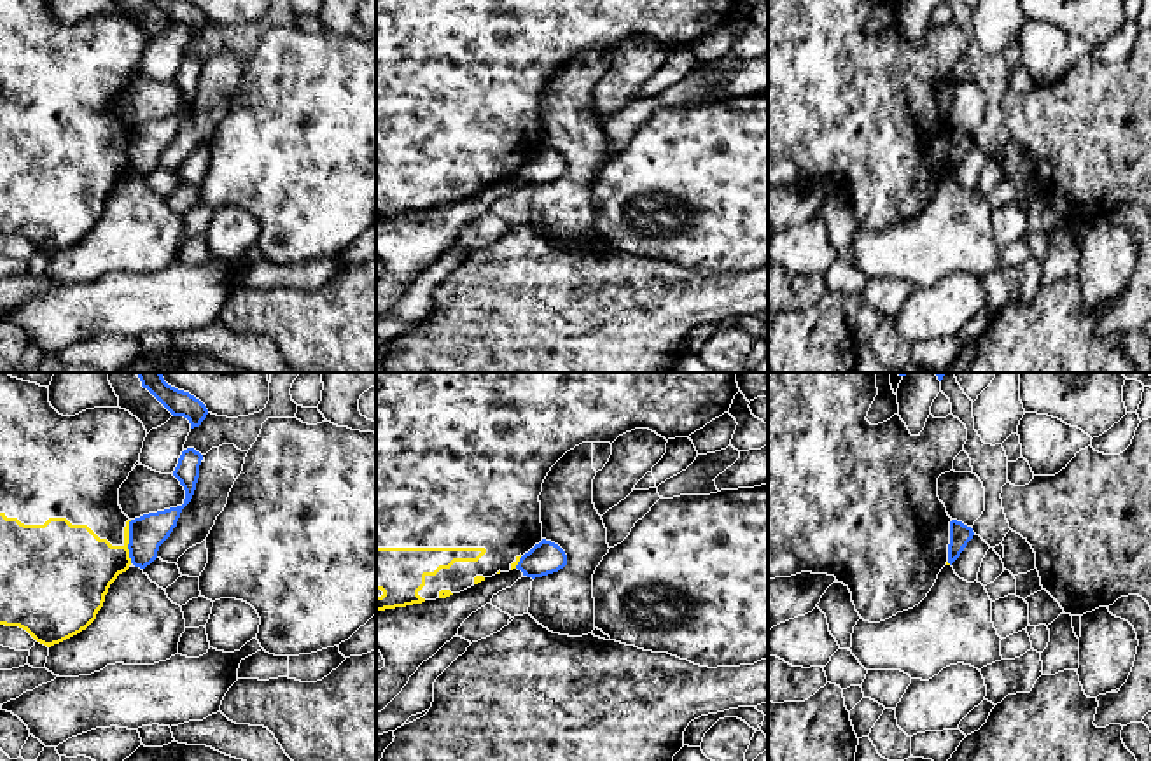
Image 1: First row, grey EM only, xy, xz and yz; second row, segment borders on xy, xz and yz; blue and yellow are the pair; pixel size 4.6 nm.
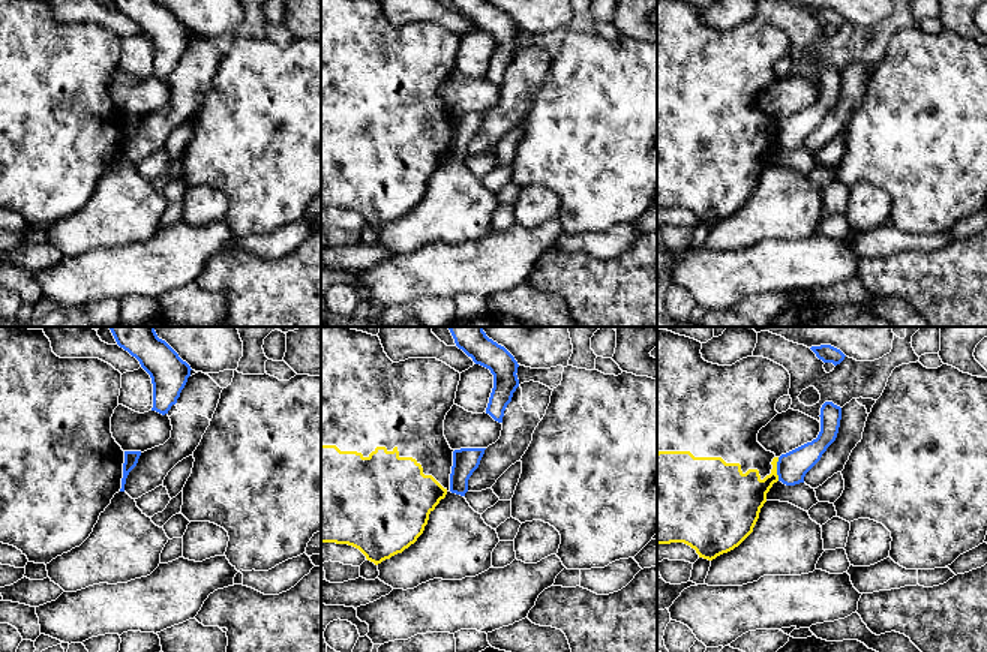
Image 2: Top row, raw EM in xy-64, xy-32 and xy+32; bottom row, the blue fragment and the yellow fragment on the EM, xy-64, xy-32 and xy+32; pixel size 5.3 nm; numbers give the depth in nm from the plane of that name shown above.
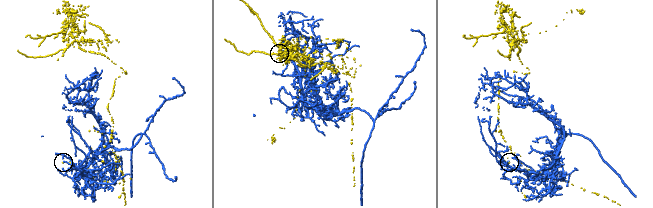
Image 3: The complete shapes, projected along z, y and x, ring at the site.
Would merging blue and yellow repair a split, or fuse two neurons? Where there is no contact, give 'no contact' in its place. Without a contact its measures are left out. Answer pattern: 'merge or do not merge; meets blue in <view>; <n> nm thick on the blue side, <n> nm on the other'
do not merge; meets blue in xy; 160 nm thick on the blue side, 300 nm on the other

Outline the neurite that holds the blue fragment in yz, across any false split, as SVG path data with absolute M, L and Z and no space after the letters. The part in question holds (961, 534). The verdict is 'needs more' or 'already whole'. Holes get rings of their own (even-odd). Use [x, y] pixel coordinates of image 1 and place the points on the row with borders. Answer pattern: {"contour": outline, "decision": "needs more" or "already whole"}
{"contour": "M952 520L950 521L950 544L948 544L948 563L952 565L967 542L973 539L974 532L971 527L964 525L962 521Z", "decision": "already whole"}

